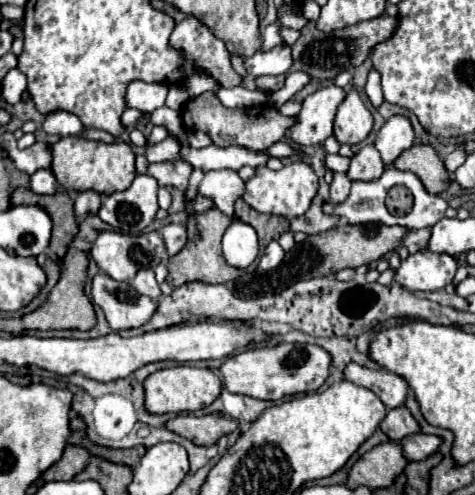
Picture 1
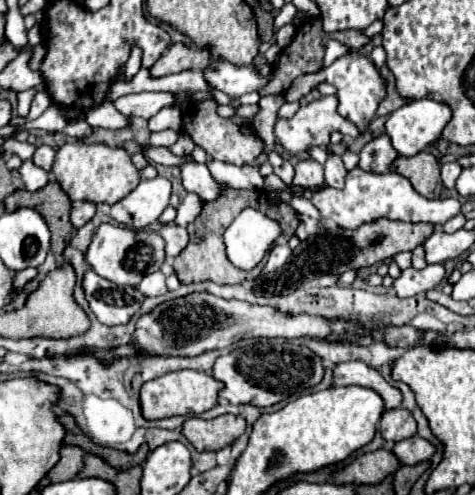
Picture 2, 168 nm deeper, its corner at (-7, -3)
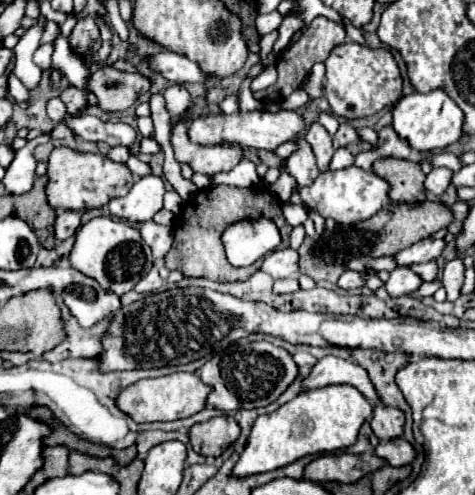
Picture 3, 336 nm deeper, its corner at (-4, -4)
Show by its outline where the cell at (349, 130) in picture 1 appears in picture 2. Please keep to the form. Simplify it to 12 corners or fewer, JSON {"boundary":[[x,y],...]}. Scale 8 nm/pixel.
{"boundary":[[361,52],[337,58],[285,92],[295,102],[317,82],[337,88],[339,114],[365,128],[387,96],[385,80]]}

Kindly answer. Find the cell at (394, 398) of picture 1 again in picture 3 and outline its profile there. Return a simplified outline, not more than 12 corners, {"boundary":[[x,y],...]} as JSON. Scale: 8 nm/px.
{"boundary":[[322,357],[304,389],[352,385],[380,405],[368,373],[354,361]]}

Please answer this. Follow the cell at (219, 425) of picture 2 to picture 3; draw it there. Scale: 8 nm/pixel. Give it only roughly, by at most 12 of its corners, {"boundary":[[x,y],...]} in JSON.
{"boundary":[[222,415],[190,427],[196,453],[218,457],[240,427]]}

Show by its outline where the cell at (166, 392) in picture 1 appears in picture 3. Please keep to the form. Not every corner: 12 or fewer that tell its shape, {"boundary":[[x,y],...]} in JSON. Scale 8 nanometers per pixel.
{"boundary":[[198,373],[144,379],[118,397],[136,423],[176,421],[206,407]]}

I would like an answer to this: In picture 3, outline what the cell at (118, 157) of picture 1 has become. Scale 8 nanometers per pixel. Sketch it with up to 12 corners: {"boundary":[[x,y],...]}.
{"boundary":[[54,147],[48,203],[86,211],[134,185],[124,163]]}

